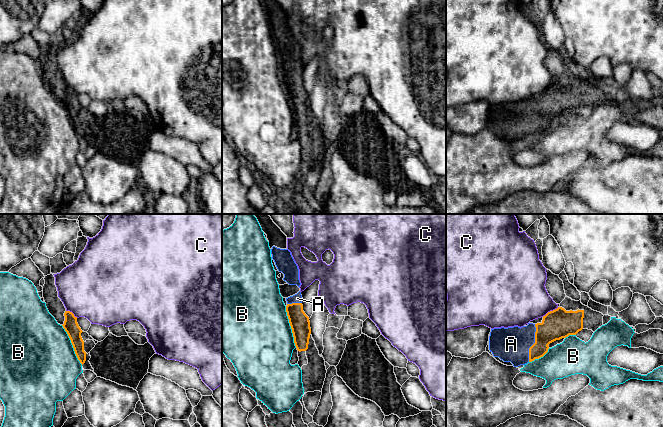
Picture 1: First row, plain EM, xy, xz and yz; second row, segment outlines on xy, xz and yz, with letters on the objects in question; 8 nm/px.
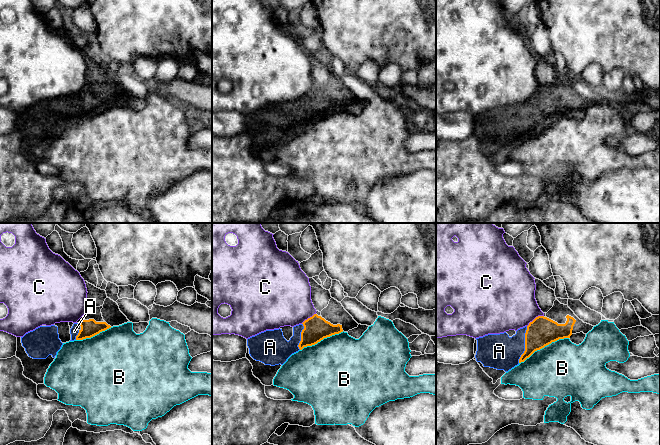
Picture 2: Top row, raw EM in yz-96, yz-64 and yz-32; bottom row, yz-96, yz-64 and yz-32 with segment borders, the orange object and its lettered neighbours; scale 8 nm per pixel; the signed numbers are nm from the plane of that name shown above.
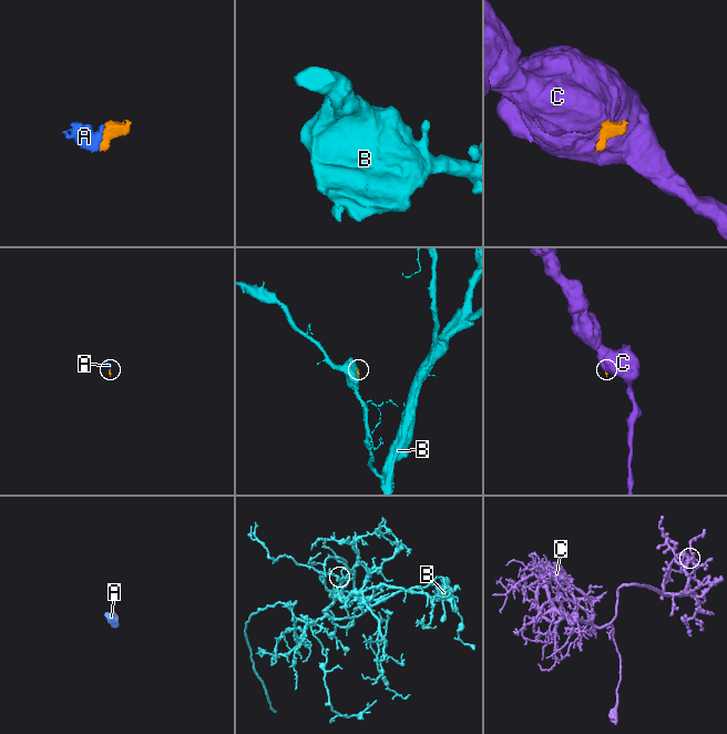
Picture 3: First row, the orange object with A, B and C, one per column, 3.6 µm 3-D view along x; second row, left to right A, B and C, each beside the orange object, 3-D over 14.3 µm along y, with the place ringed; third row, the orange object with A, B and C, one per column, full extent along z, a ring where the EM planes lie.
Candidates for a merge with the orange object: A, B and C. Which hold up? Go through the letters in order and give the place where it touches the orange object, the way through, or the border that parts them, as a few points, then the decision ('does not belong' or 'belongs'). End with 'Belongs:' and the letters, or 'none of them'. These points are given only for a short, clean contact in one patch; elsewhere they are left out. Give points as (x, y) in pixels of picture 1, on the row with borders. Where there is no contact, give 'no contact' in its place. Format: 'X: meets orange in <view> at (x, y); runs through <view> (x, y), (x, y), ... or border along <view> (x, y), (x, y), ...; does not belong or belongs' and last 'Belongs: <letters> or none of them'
A: meets orange in yz at (534, 343); runs through yz (557, 324), (534, 343), (511, 344); belongs
B: meets orange in xz at (291, 327); border along xz (285, 306), (293, 342), (296, 347); does not belong
C: meets orange in yz at (550, 311); border along yz (558, 307), (542, 316); does not belong
Belongs: A

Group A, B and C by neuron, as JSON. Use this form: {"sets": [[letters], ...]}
{"sets": [["A"], ["B"], ["C"]]}

